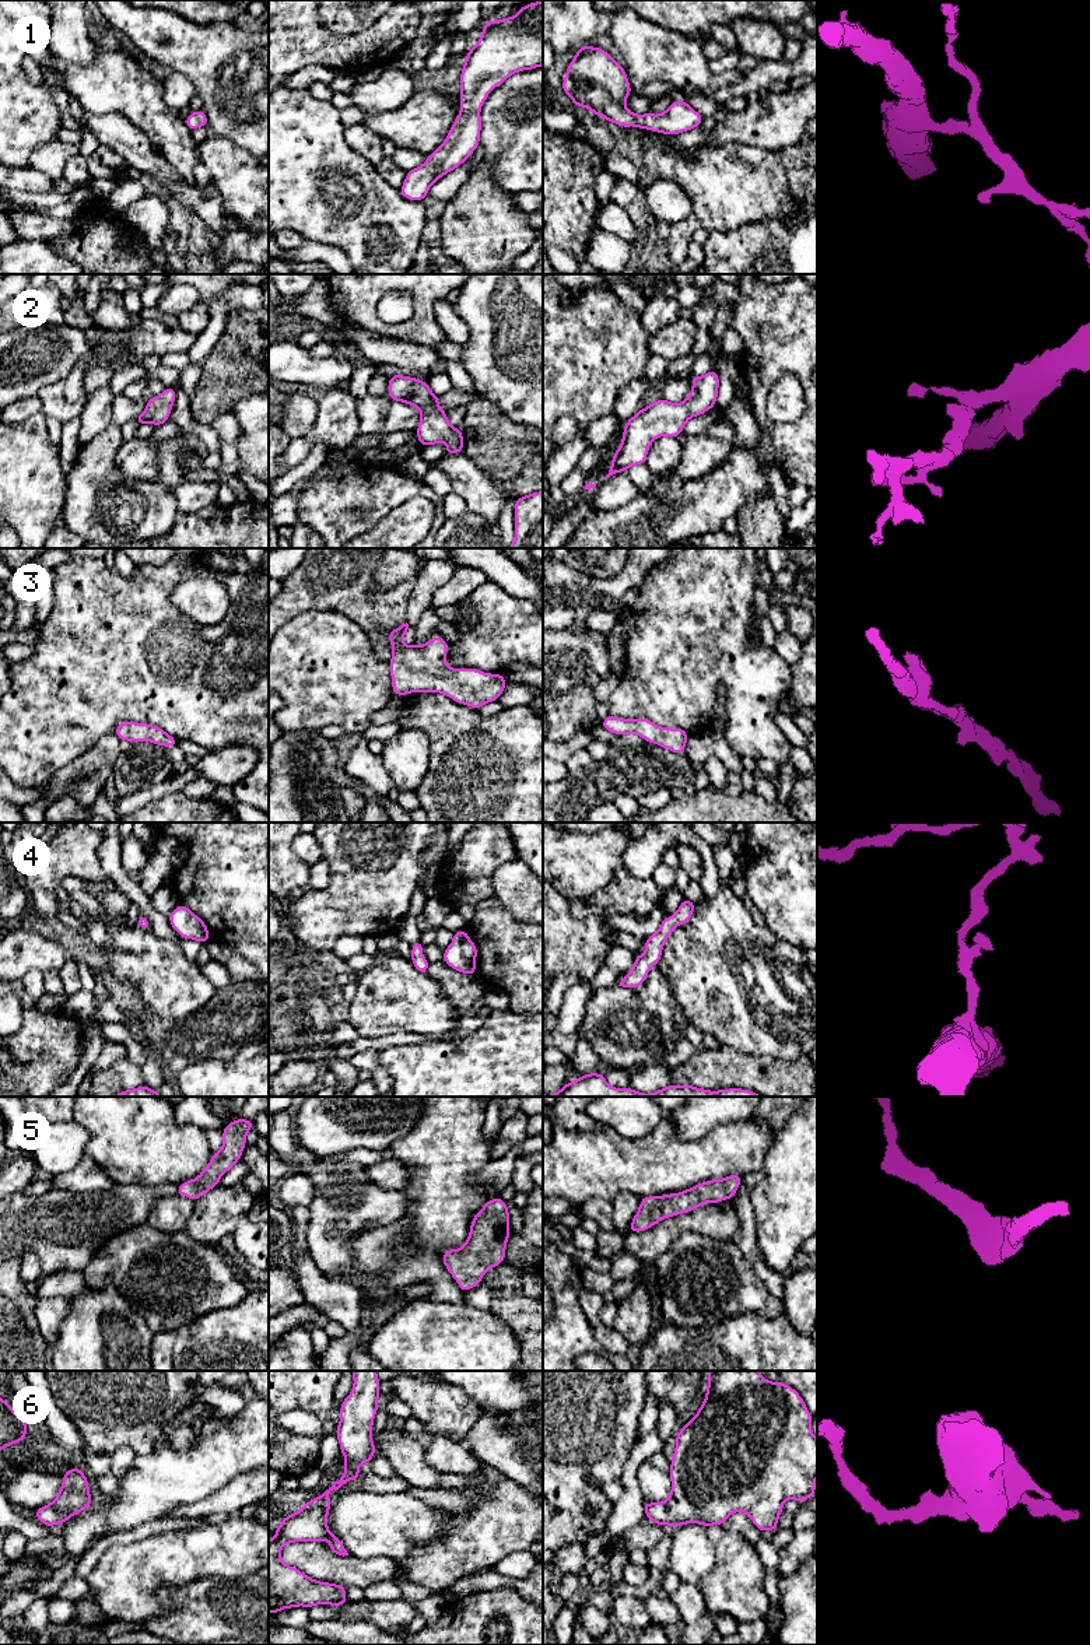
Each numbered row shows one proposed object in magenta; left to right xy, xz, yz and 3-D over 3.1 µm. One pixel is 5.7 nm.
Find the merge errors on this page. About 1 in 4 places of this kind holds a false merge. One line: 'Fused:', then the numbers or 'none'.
Fused: none

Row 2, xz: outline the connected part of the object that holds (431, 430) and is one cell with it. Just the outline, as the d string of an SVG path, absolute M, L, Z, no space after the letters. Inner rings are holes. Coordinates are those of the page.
M395 373L388 382L389 400L407 403L420 410L417 439L421 446L445 442L445 455L463 452L462 429L449 424L446 411L439 408L439 396L435 396L428 382Z

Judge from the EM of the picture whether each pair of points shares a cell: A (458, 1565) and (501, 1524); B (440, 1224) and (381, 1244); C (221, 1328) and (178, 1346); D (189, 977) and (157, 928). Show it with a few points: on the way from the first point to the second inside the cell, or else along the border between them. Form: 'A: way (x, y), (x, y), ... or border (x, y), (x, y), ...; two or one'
A: way (469, 1554), (490, 1533); one
B: border (405, 1216), (410, 1220), (409, 1237), (435, 1254); two
C: way (210, 1339), (206, 1343), (189, 1344); one
D: border (150, 929), (157, 936), (172, 940), (179, 946); two

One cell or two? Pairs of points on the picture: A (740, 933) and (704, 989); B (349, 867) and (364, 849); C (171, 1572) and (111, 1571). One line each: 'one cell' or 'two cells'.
A: one cell
B: one cell
C: one cell

